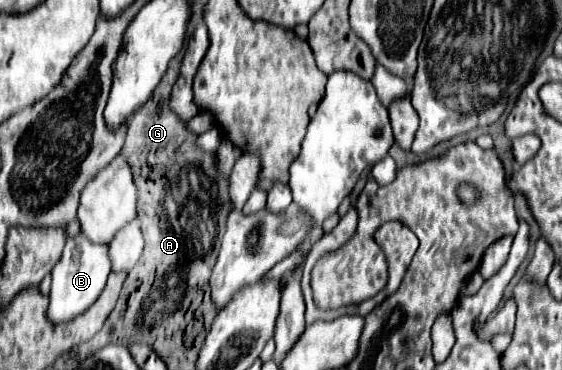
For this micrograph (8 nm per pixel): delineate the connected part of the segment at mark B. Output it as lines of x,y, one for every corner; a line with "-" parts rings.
82,235
68,239
60,261
52,269
48,319
54,325
60,325
60,323
70,323
74,317
86,313
90,309
90,305
100,297
100,293
106,285
108,273
110,273
110,261
108,261
106,245
92,245

